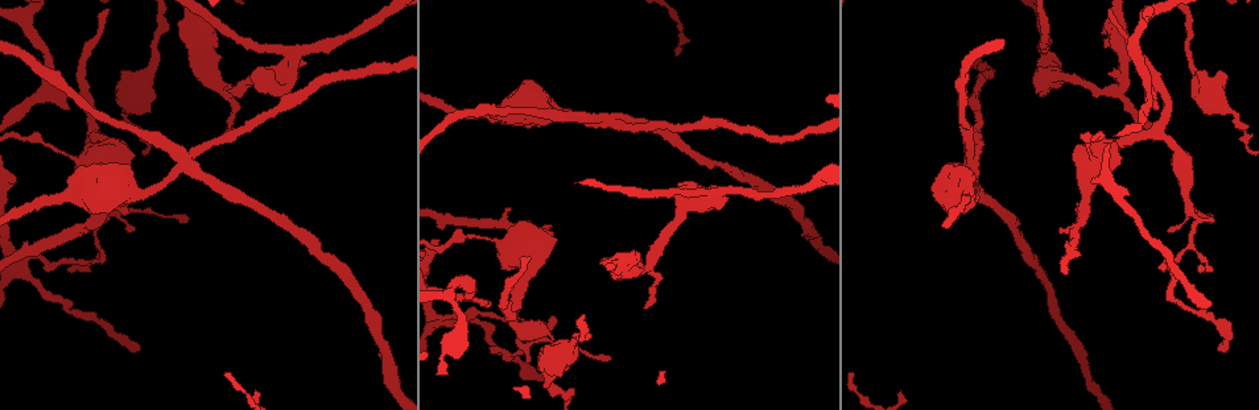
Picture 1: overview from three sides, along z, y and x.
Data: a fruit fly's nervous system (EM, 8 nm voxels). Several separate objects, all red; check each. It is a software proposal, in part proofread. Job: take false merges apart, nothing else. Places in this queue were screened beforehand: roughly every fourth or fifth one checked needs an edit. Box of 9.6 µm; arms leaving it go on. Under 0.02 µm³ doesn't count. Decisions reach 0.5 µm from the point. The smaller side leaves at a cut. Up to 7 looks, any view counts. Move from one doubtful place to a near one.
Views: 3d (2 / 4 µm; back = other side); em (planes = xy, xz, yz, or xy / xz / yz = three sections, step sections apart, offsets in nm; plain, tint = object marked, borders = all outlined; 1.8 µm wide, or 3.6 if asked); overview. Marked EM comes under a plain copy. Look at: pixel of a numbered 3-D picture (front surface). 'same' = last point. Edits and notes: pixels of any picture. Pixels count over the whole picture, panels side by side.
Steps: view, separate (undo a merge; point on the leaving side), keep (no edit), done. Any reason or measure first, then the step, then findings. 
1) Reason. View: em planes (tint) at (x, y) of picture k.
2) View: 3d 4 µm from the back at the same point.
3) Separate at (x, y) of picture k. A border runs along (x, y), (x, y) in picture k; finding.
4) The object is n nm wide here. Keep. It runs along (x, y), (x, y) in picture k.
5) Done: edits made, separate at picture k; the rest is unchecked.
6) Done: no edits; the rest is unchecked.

Abrupt turn. View: em xz step 16 (tint) at (181, 167) of picture 1.

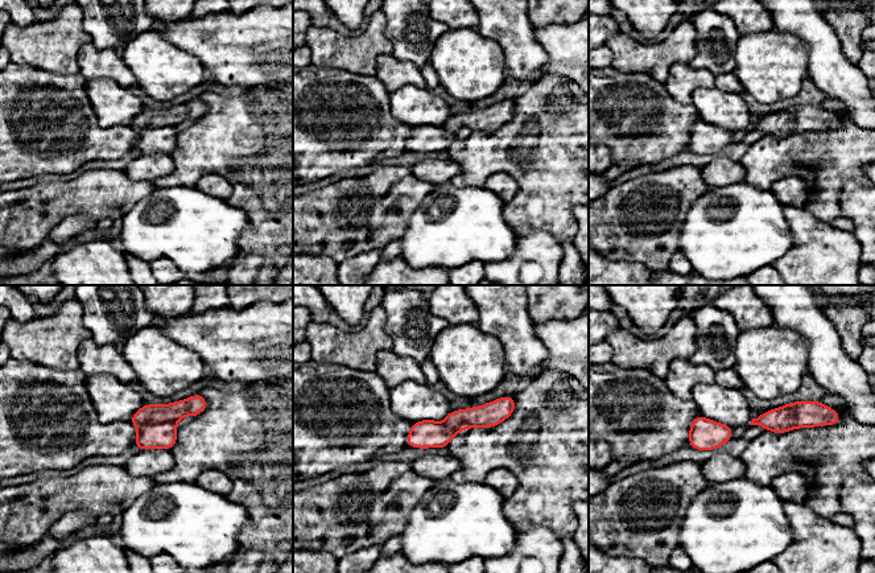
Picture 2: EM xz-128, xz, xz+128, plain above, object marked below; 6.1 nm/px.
Cut it another way. View: em planes (tint) at the same point.

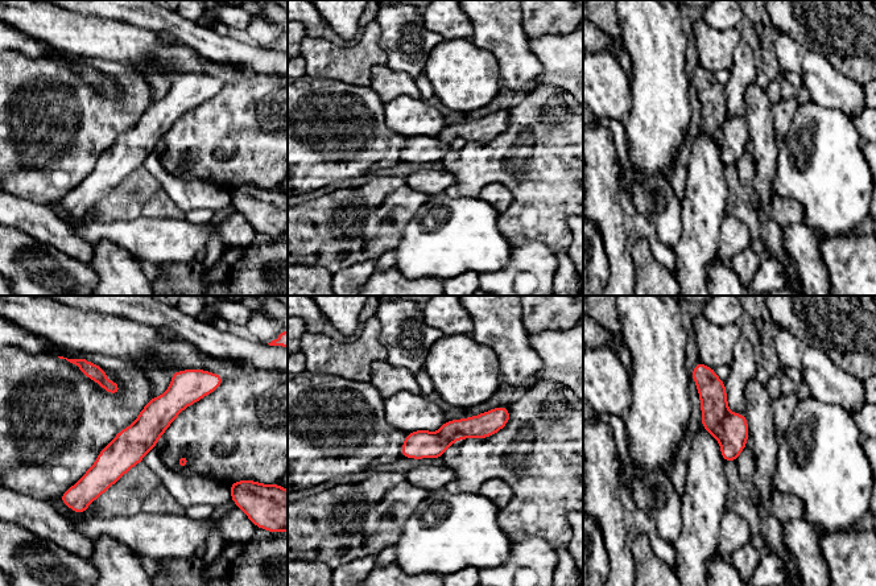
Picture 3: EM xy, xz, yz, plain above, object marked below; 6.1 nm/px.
The object is 180 nm wide here. Separate at (714, 405) of picture 3. A border runs along (728, 411), (719, 441) in picture 3; a second cell is stuck on.

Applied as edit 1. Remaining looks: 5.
View: overview.

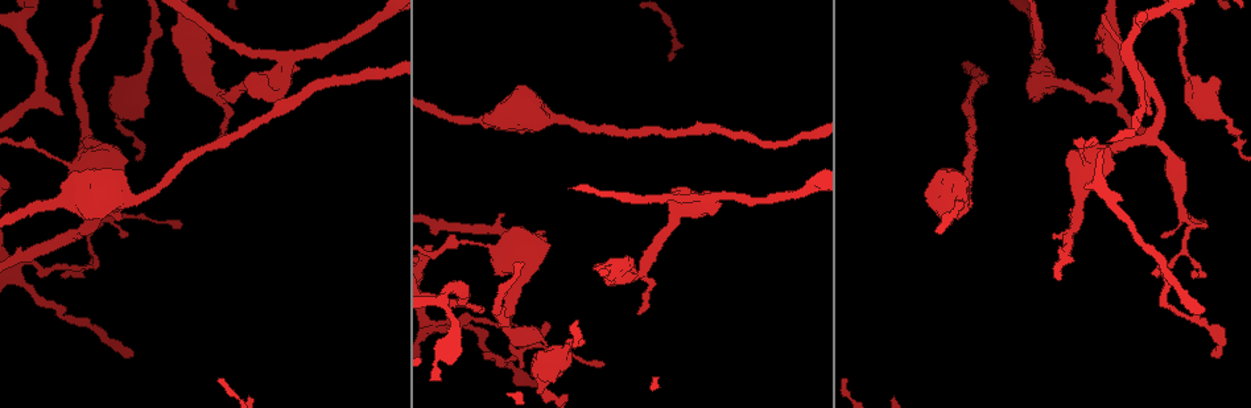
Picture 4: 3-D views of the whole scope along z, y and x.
Sudden change in width. View: em 3.6 µm yz step 16 (tint) at (187, 62) of picture 4.

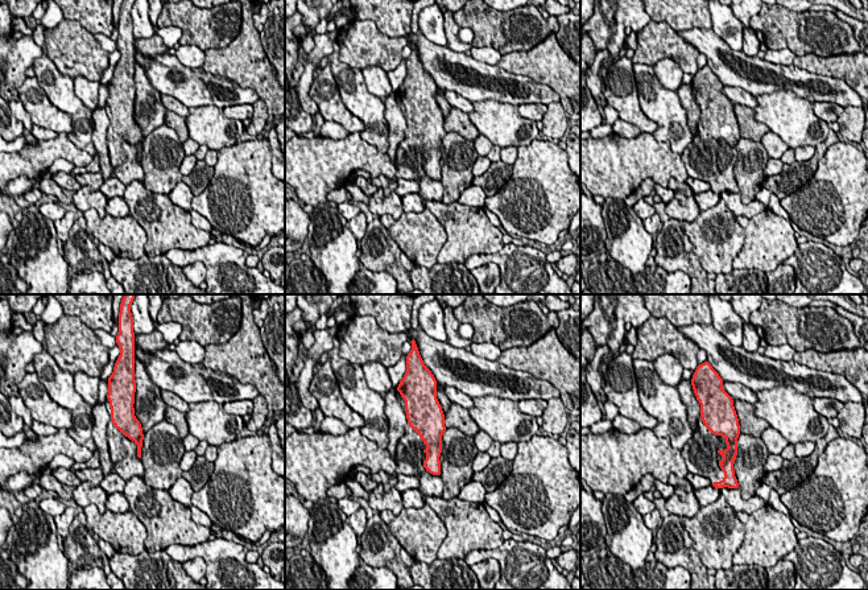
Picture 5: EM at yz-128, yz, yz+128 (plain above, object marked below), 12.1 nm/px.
Another direction. View: em 3.6 µm planes (tint) at the same point.

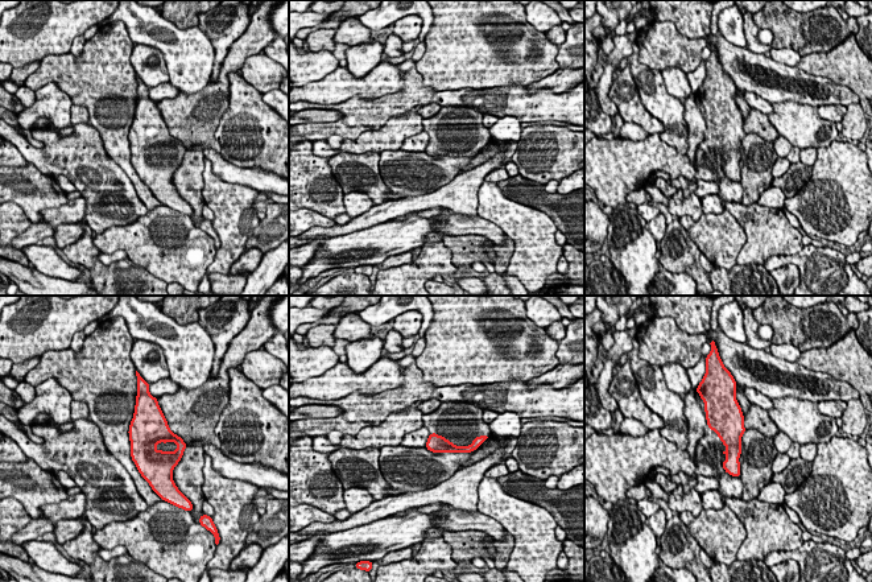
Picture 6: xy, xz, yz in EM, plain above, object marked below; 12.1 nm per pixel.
The object is 220 nm wide here. Keep. One cell here.

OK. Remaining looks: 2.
Thin neck. View: em xz step 8 (tint) at (709, 199) of picture 4.

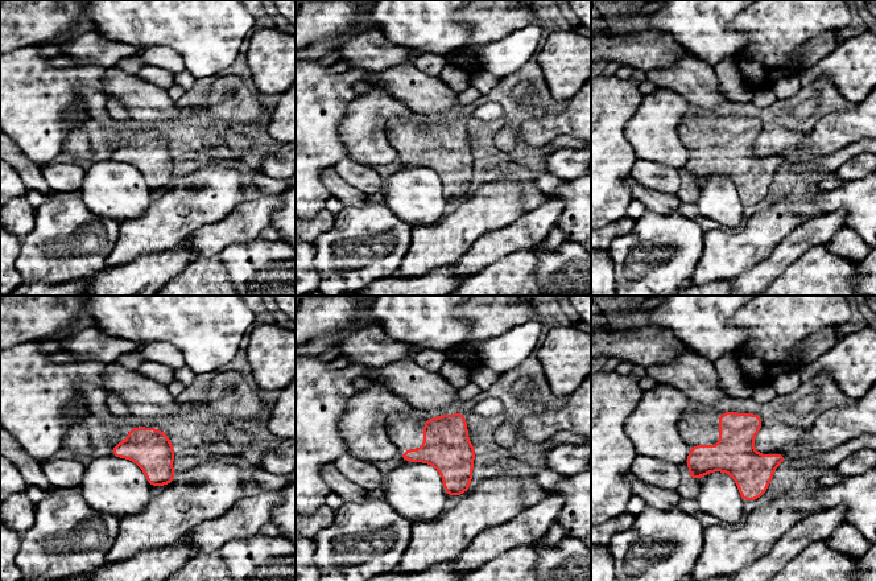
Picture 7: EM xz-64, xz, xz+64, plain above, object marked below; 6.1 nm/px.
View: em planes (tint) at the same point.

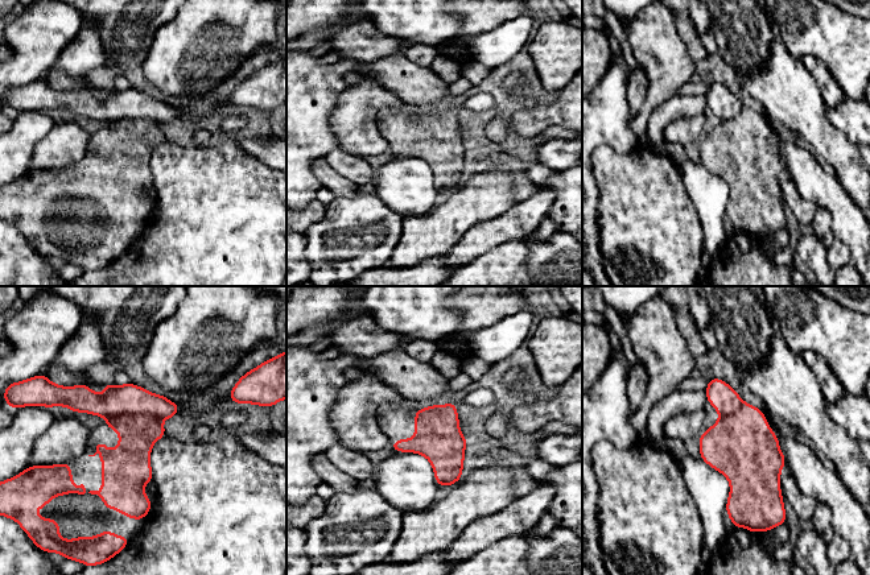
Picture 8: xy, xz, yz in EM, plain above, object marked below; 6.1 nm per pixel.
Separate at (128, 398) of picture 8. The part that leaves runs along (67, 401), (147, 402), (174, 409) in picture 8; a second cell is stuck on.

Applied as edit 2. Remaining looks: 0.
Done: edits made, separate at picture 3, separate at picture 8; the rest is unchecked.

